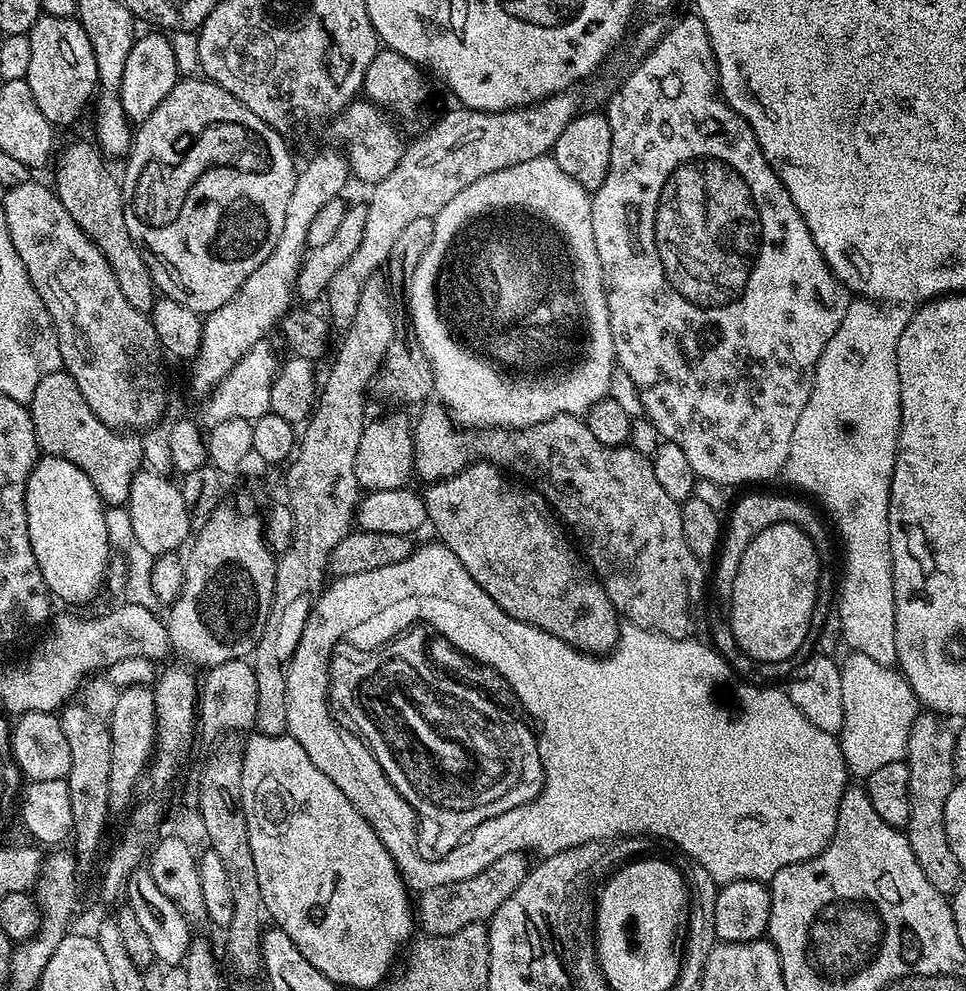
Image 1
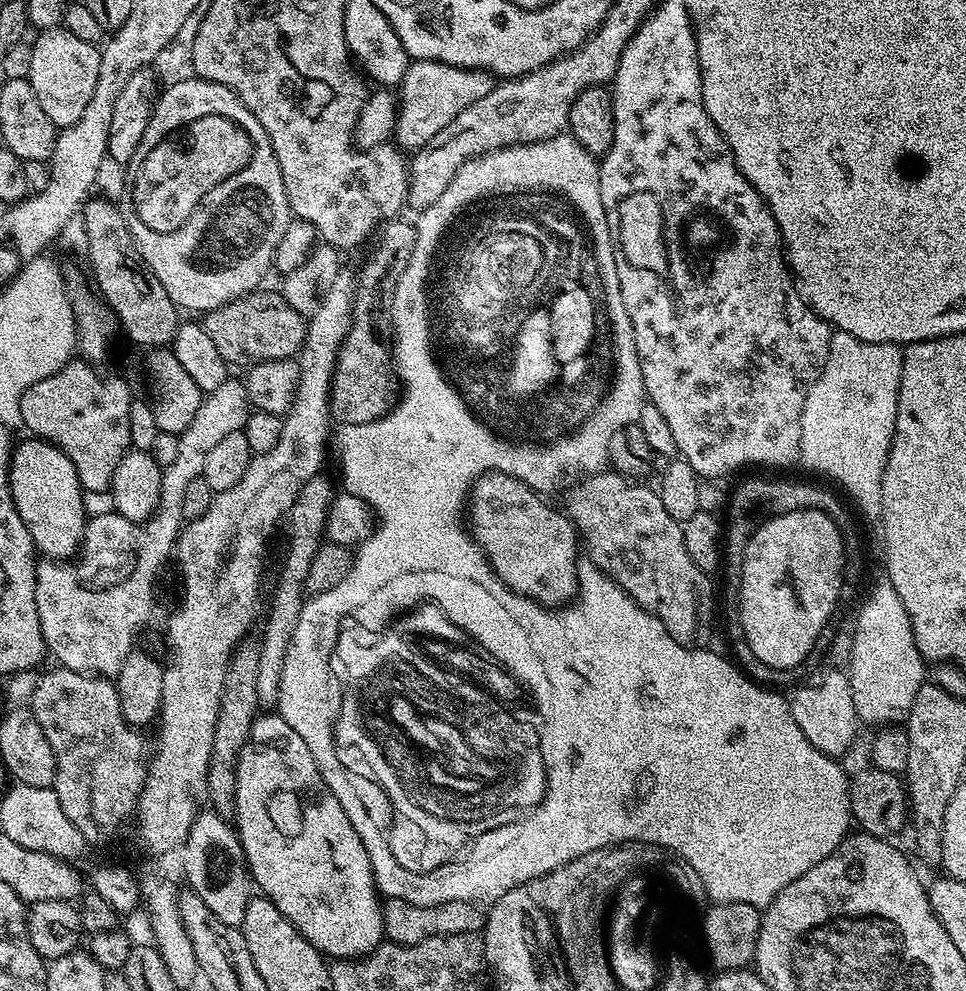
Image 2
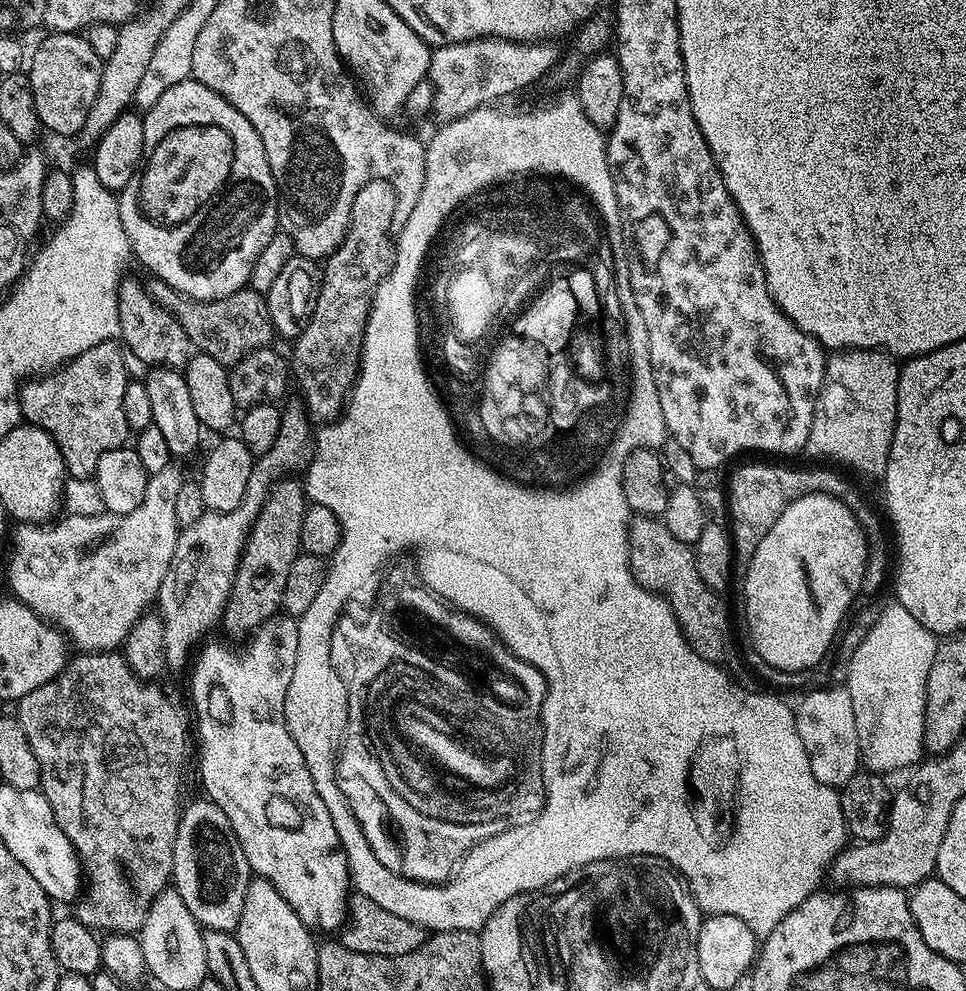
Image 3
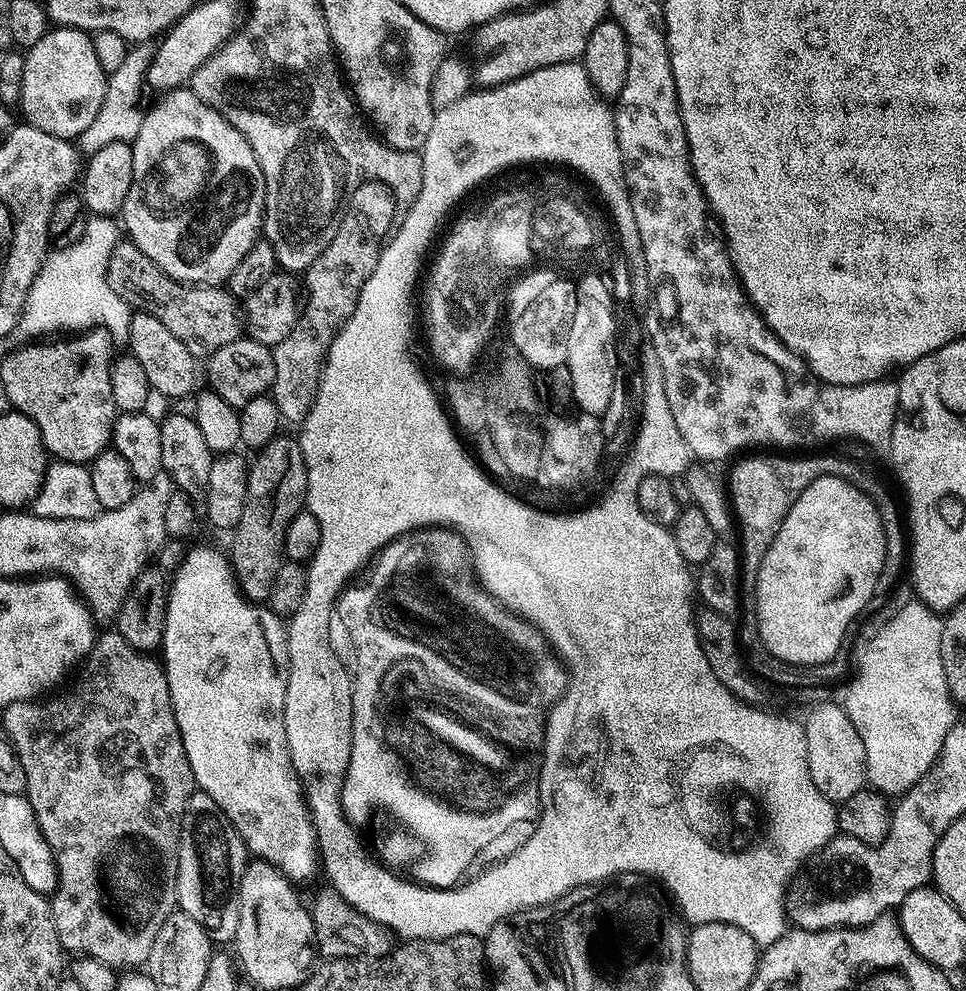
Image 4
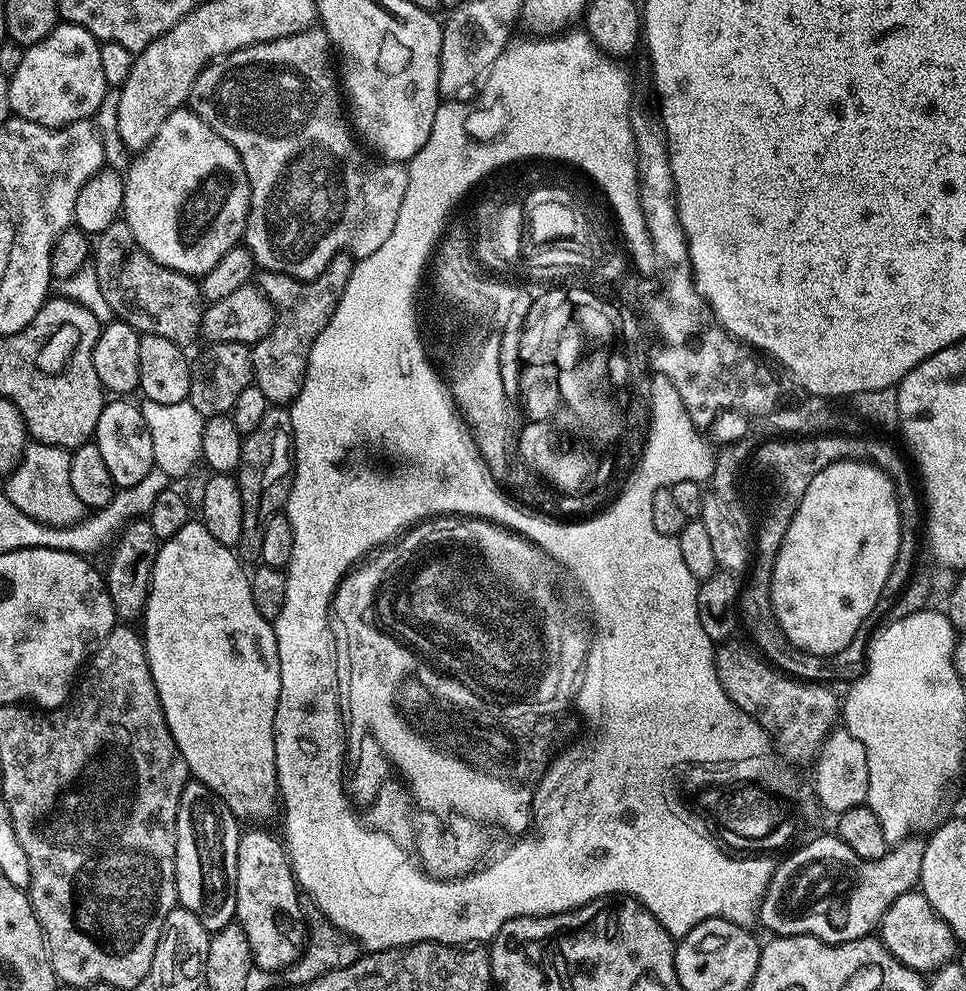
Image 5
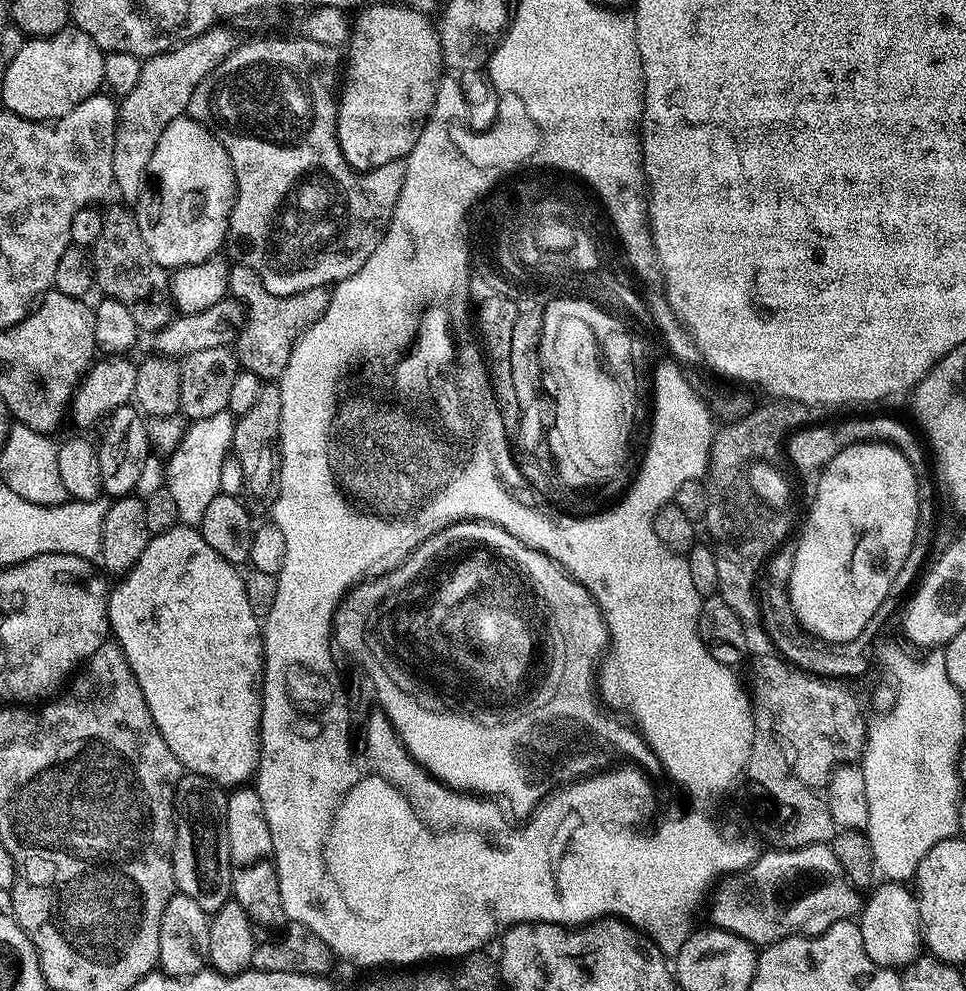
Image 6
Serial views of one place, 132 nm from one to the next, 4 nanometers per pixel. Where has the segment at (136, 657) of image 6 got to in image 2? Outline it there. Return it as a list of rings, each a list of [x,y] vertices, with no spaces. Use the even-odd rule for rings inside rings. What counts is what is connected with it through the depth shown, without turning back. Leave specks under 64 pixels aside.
[[[264,714],[254,721],[246,746],[240,752],[238,766],[236,767],[234,827],[236,835],[240,838],[240,844],[244,847],[244,859],[255,887],[257,884],[264,891],[261,893],[266,899],[274,906],[278,906],[278,910],[282,910],[284,917],[300,931],[302,938],[306,938],[306,942],[310,942],[325,957],[354,960],[373,952],[382,943],[385,939],[384,909],[381,897],[378,895],[376,879],[370,866],[370,858],[366,854],[366,846],[362,846],[354,826],[350,826],[350,818],[346,818],[346,810],[342,810],[342,802],[338,802],[338,798],[334,798],[334,794],[330,794],[314,758],[310,758],[310,750],[306,750],[306,742],[302,742],[302,738],[298,738],[298,734],[290,726],[286,726],[286,722],[279,714]]]

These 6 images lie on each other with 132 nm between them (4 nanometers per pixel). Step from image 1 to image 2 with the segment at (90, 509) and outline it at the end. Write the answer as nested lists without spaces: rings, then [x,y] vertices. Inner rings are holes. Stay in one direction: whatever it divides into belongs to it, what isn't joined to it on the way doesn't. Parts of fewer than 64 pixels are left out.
[[[27,438],[12,449],[12,461],[8,467],[8,481],[14,498],[14,506],[26,526],[30,530],[30,538],[37,551],[48,558],[72,558],[77,555],[80,542],[84,538],[86,513],[83,506],[84,489],[78,482],[78,474],[74,470],[74,462],[62,454],[62,450],[39,438]]]

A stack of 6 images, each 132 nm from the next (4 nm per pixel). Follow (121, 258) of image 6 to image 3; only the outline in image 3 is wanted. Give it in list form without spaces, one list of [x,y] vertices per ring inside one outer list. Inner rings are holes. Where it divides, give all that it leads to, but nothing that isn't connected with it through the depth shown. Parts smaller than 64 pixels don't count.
[[[152,278],[147,281],[148,293],[161,304],[186,330],[186,338],[196,352],[210,354],[226,366],[238,363],[256,348],[273,343],[272,321],[268,319],[268,302],[265,293],[245,286],[234,294],[217,300],[192,300],[170,287],[166,282]]]

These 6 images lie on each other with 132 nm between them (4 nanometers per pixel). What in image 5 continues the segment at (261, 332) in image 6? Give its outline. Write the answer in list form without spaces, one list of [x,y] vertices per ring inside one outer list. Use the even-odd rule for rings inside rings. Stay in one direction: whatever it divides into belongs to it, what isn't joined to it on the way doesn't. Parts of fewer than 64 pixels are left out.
[[[341,254],[333,258],[330,266],[326,266],[326,270],[322,270],[320,276],[314,277],[313,280],[305,281],[295,280],[293,276],[287,276],[281,272],[265,272],[260,270],[255,273],[255,287],[263,292],[264,297],[272,304],[272,309],[276,312],[276,321],[270,330],[270,334],[266,334],[266,338],[262,338],[257,344],[251,345],[254,383],[260,387],[262,394],[266,394],[269,405],[291,405],[292,401],[296,399],[296,395],[300,393],[300,387],[308,369],[310,350],[314,346],[318,334],[322,334],[322,330],[330,322],[330,318],[334,314],[334,310],[346,290],[346,282],[350,282],[353,263],[353,257]]]

